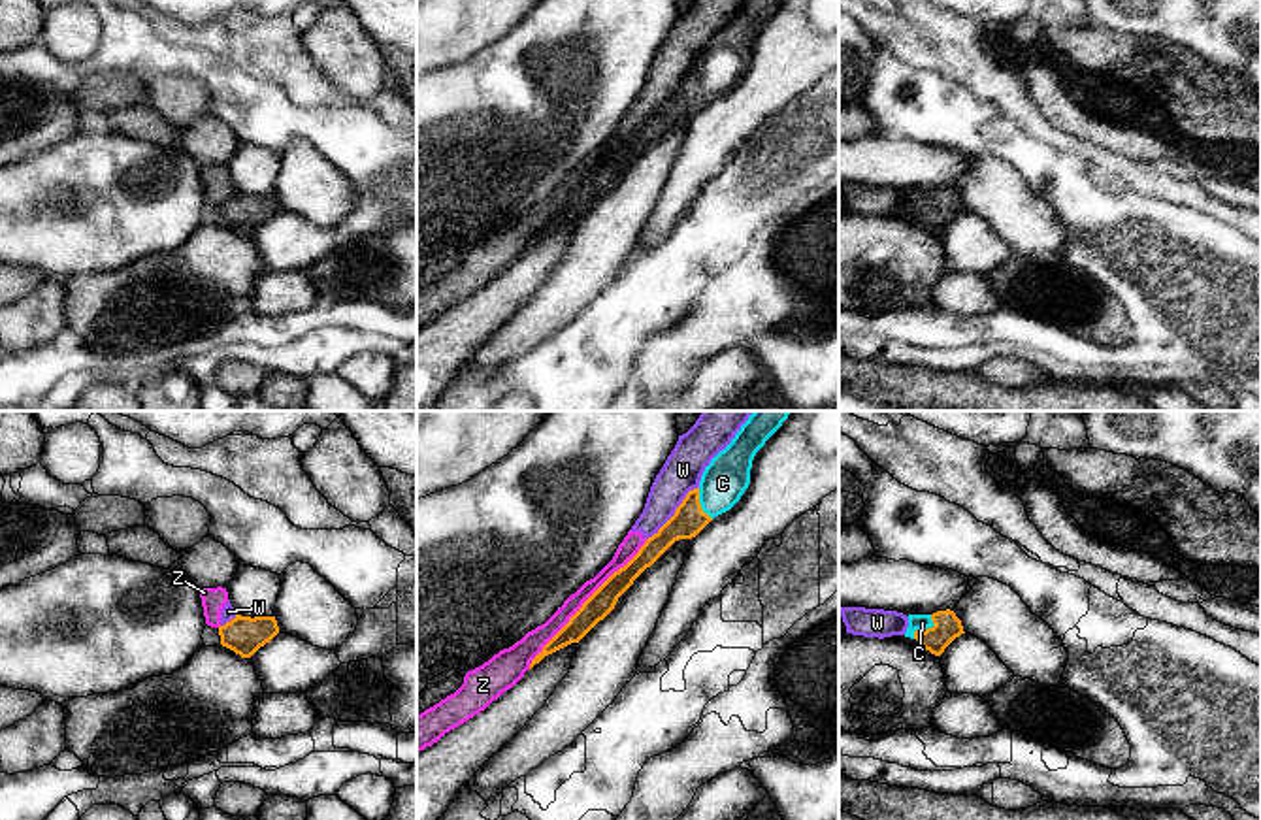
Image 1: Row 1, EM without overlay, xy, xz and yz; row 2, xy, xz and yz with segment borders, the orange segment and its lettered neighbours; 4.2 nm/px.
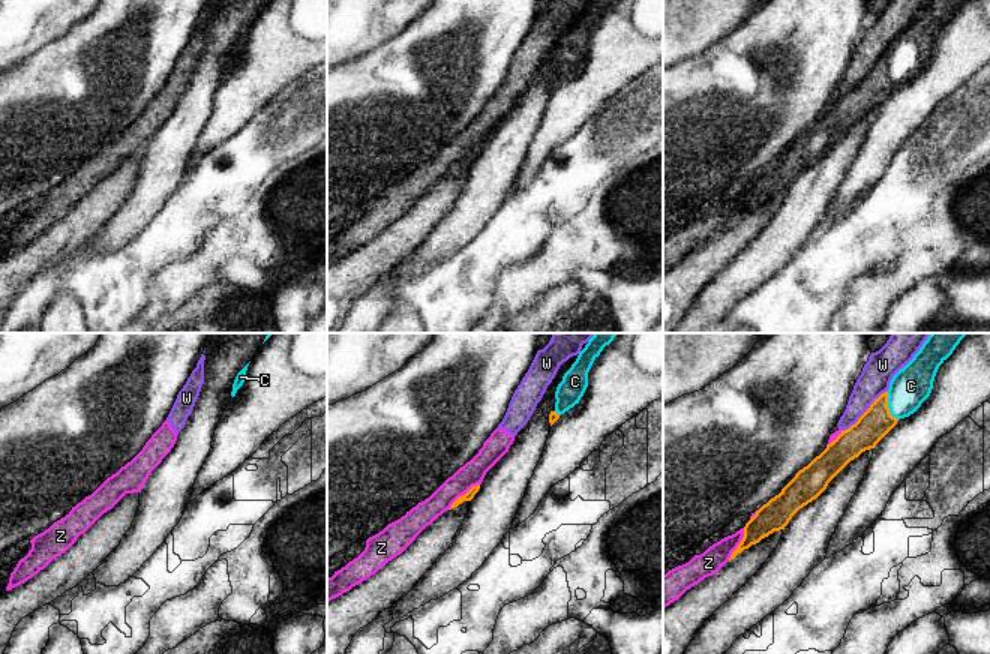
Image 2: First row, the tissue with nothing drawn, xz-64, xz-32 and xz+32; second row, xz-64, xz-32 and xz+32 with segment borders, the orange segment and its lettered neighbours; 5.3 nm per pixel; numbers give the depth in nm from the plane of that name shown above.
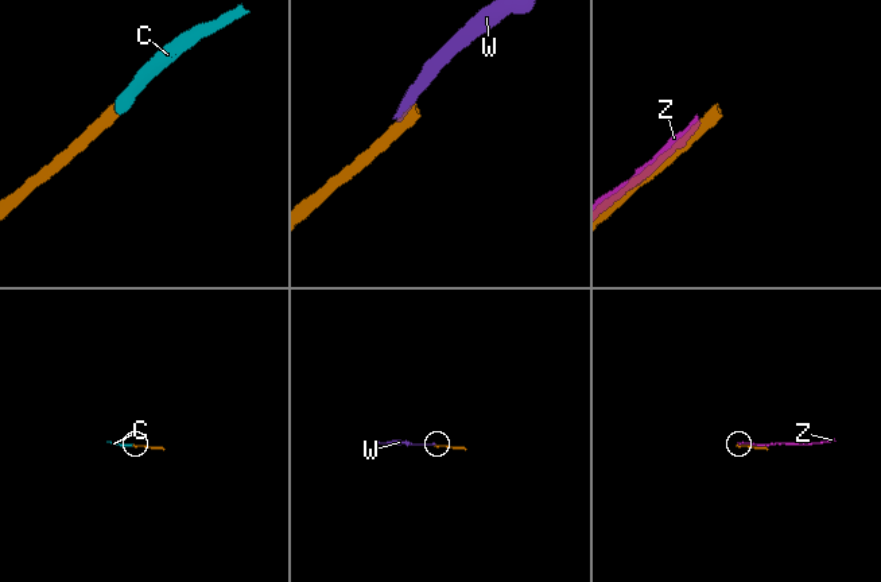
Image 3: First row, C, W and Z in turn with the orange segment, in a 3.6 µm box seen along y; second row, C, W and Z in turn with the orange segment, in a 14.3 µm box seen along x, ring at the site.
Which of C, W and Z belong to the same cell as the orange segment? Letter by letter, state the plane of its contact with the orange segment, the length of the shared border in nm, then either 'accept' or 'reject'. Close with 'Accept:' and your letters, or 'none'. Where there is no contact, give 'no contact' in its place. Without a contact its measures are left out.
C: contact in yz; length 130 nm; accept
W: contact in xz; length 320 nm; reject
Z: contact in xz; length 750 nm; reject
Accept: C

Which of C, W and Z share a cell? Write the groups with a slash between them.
C / W Z

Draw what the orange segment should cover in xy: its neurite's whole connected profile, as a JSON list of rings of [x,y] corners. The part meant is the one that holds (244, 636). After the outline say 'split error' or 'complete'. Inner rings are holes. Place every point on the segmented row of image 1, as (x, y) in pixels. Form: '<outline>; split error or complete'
[[[236,615],[224,626],[219,626],[221,645],[241,658],[251,658],[260,647],[279,633],[275,616],[241,616]]]; complete

